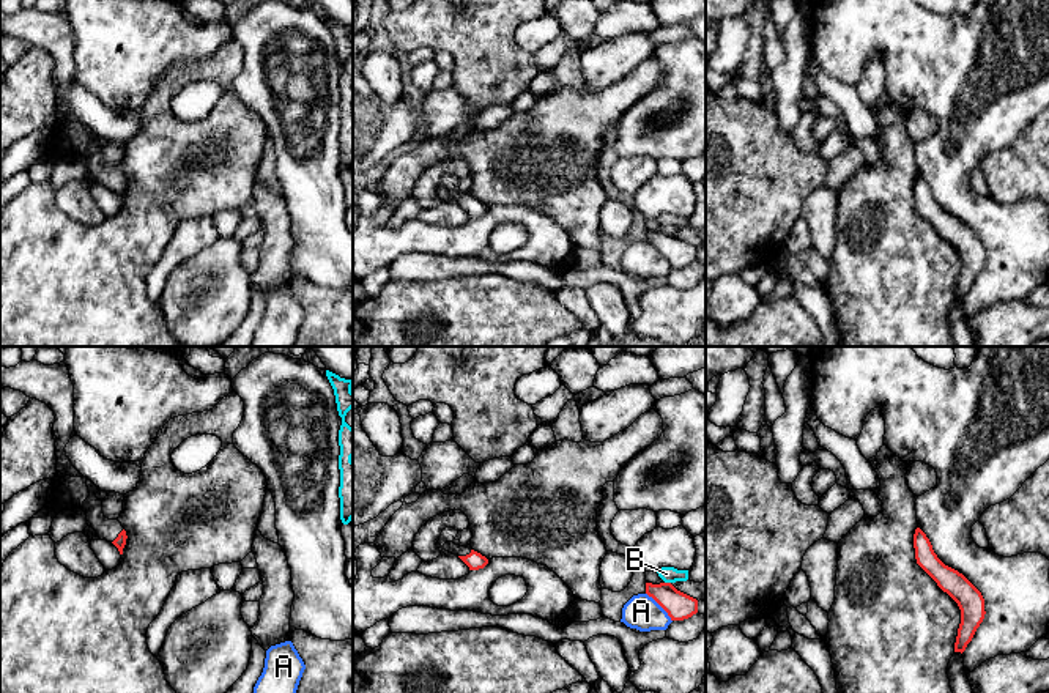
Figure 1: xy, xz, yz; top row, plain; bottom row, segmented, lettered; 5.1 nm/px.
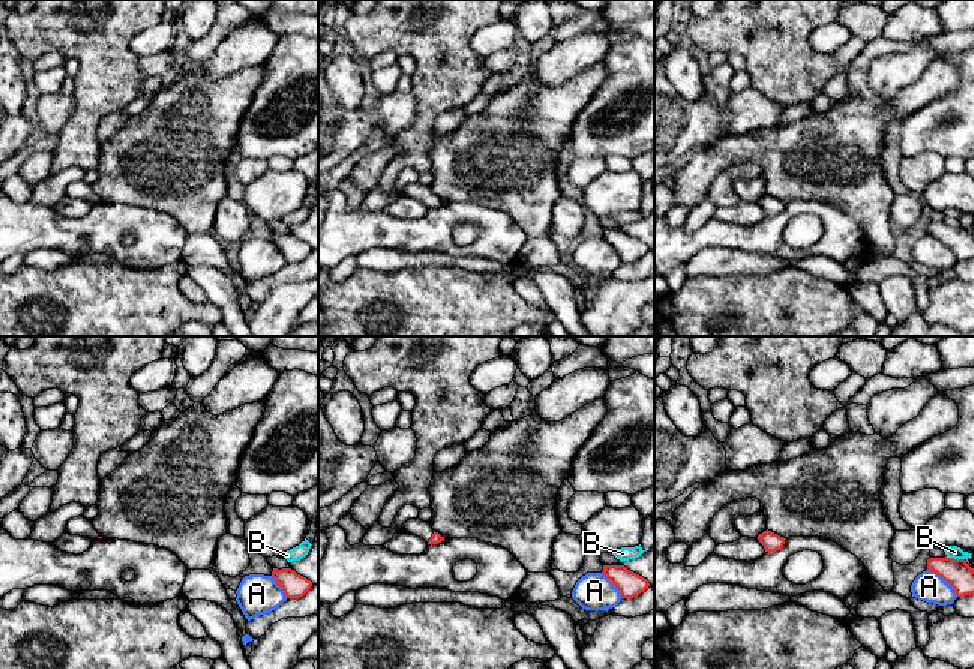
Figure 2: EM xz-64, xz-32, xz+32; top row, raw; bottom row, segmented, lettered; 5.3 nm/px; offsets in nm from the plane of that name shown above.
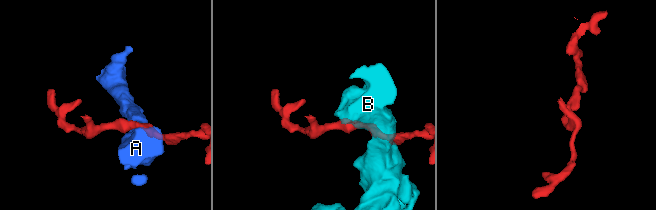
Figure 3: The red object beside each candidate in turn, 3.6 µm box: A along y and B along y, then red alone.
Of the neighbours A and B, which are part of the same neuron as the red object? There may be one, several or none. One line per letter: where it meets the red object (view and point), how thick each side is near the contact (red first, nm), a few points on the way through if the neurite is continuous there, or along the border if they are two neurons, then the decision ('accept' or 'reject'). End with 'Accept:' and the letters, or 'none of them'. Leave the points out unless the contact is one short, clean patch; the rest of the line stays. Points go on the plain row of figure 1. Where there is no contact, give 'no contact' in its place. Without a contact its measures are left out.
A: xz (660, 252) | 140/180 nm | reject
B: xz (668, 230) | 140/80 nm | along xz (665, 229), (670, 230) | reject
Accept: none of them

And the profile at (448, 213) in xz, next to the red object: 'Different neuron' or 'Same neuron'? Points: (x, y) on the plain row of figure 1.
Different neuron

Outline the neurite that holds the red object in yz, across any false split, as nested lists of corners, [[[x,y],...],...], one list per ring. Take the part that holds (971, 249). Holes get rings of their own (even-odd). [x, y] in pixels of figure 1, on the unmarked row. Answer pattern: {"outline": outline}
{"outline": [[[917,175],[914,181],[914,195],[917,211],[958,250],[961,257],[954,299],[962,301],[984,266],[984,246],[962,220],[945,213],[937,205],[929,186],[920,175]]]}

